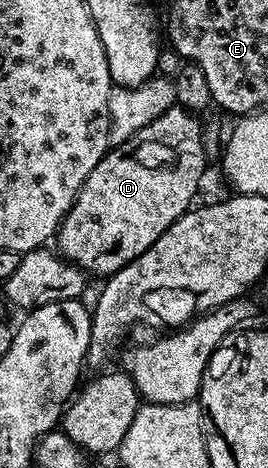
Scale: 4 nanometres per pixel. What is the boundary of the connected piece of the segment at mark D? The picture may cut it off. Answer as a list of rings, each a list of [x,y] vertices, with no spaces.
[[[174,106],[154,118],[154,122],[142,126],[142,130],[135,132],[126,142],[109,147],[98,166],[90,170],[86,182],[82,182],[75,202],[64,215],[60,230],[54,237],[60,255],[71,264],[77,264],[85,274],[107,278],[150,250],[150,246],[154,246],[154,242],[158,242],[158,238],[166,234],[174,222],[178,222],[181,214],[193,207],[192,199],[200,188],[206,160],[205,129],[200,126],[200,120],[197,113]]]

